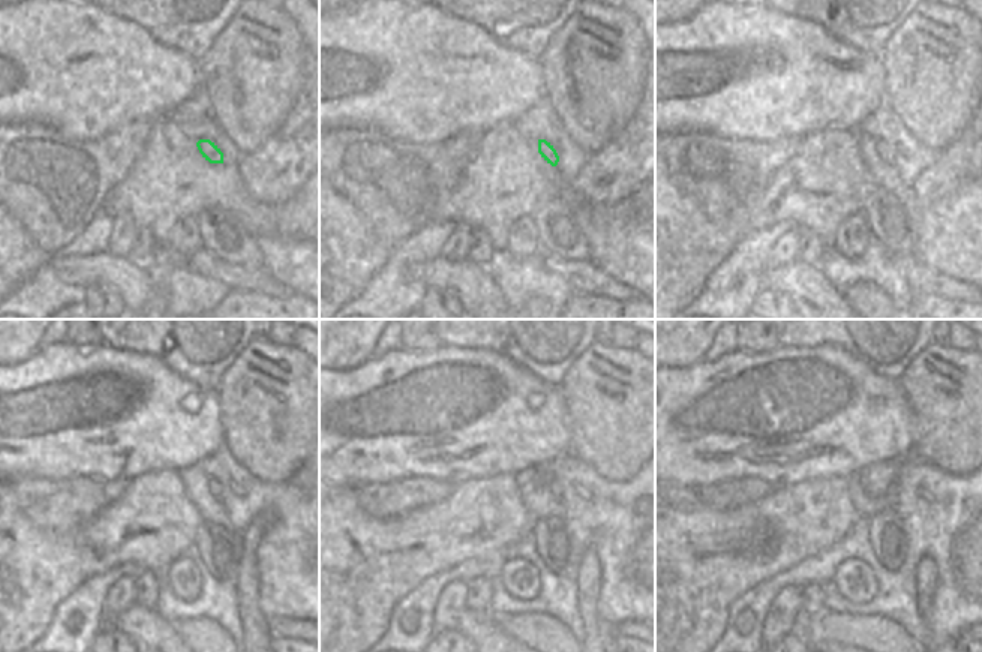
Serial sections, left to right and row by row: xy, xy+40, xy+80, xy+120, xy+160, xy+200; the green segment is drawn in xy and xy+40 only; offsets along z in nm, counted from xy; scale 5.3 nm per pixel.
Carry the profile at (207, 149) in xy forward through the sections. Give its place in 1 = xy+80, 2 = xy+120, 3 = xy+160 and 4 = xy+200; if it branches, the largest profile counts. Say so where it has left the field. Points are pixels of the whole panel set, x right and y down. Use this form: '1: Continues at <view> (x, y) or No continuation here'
1: Continues at xy+80 (883, 150)
2: Continues at xy+120 (213, 484)
3: Continues at xy+160 (555, 489)
4: Continues at xy+200 (891, 495)

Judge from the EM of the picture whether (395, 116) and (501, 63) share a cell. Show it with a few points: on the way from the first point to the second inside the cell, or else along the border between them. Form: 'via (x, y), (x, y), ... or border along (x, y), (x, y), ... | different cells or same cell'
via (422, 89), (432, 78), (474, 78) | same cell

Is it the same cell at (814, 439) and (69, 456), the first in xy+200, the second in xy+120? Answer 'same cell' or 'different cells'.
same cell

